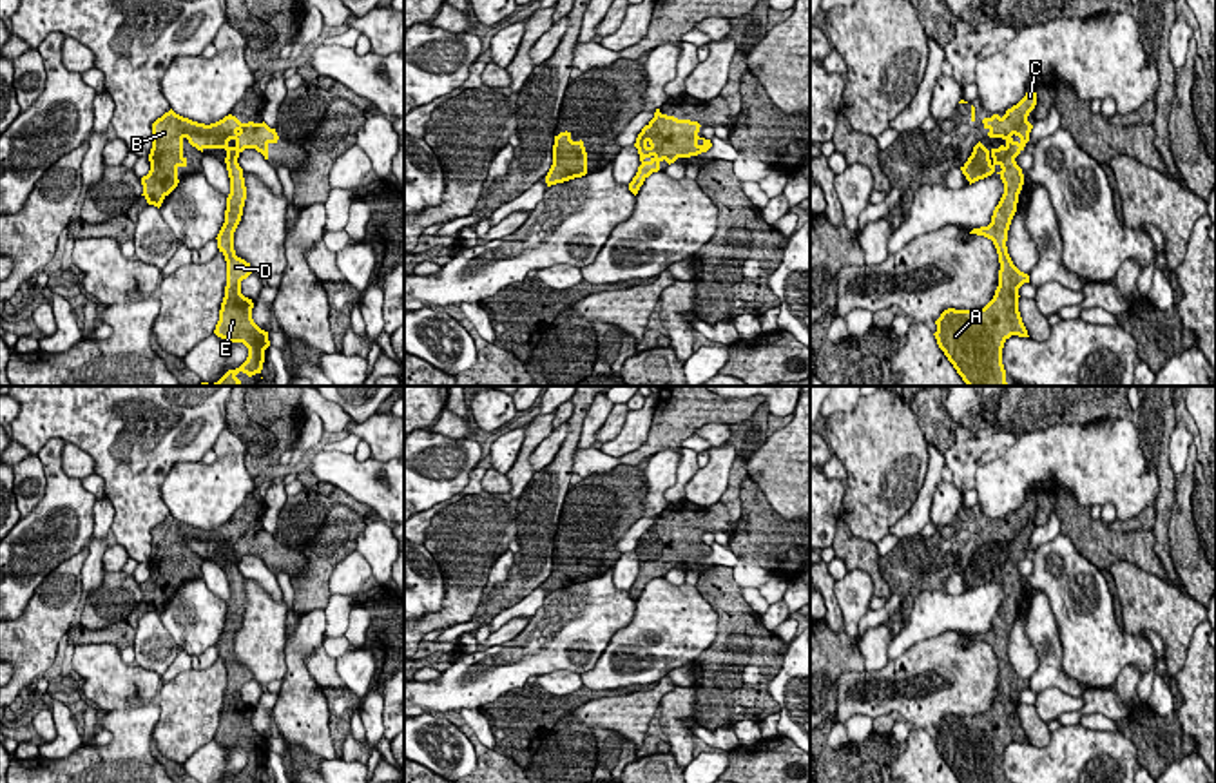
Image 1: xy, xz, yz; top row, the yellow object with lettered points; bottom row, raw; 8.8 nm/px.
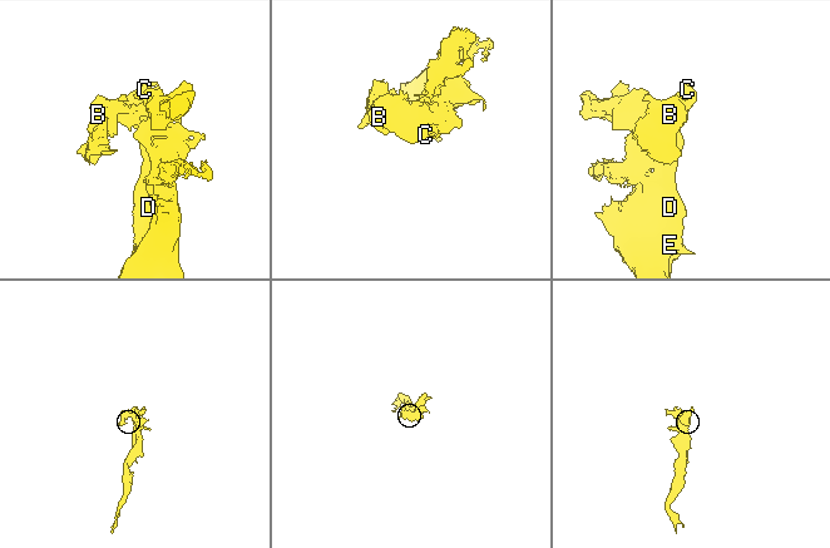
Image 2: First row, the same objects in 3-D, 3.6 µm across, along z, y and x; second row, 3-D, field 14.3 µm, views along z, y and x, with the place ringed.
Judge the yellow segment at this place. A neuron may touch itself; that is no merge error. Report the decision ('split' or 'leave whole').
split

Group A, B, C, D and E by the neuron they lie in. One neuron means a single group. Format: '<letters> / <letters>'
A D E / B C

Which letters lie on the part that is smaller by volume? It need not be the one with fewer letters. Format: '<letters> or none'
B, C

